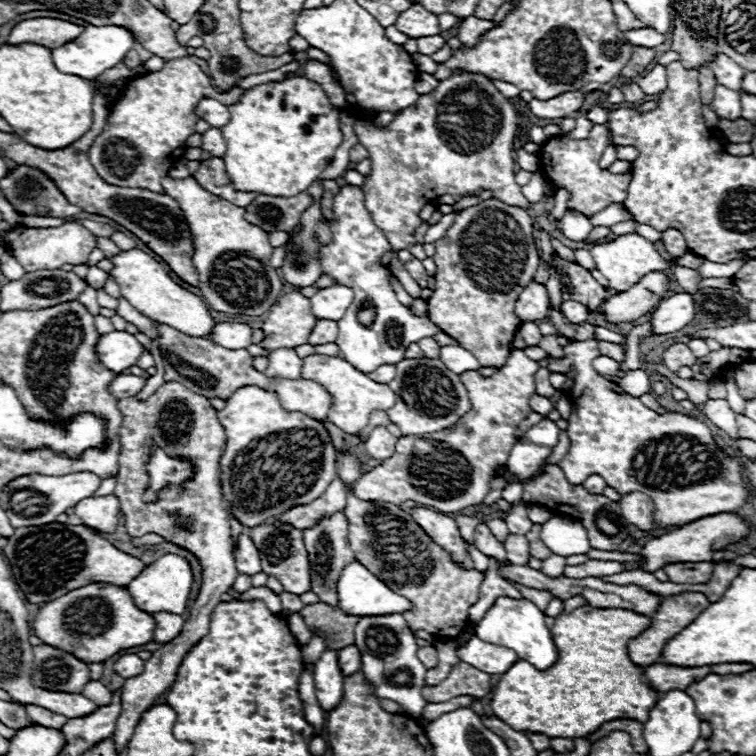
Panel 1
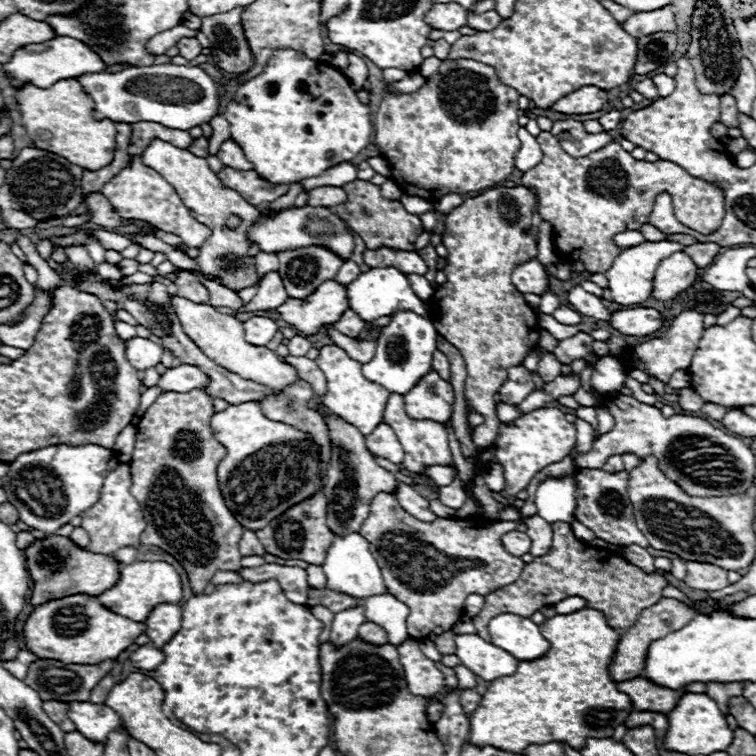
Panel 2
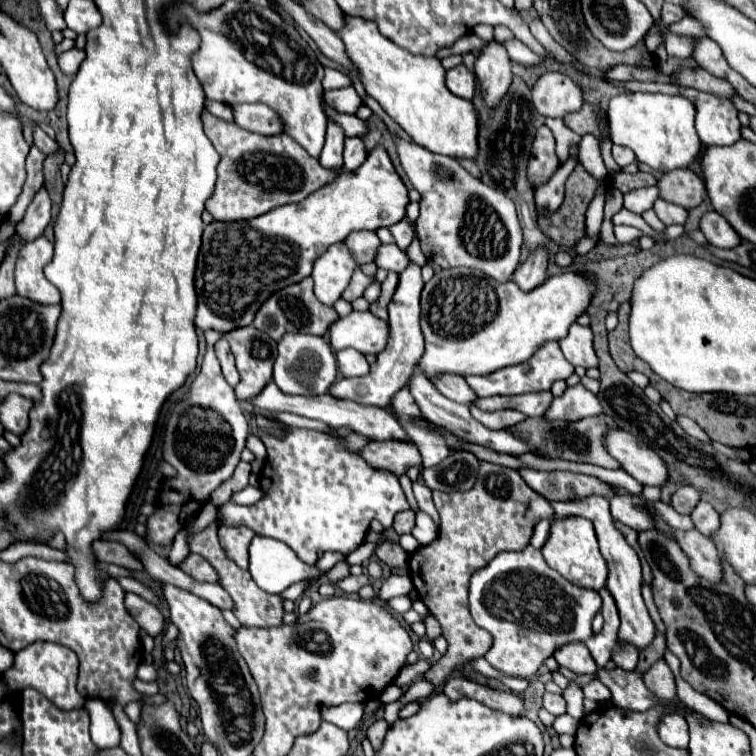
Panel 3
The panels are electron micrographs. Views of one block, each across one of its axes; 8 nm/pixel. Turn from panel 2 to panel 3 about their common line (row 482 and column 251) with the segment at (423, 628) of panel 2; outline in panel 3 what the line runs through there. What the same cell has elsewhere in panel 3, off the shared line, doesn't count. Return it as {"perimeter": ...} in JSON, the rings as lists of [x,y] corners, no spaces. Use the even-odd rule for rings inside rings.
{"perimeter":[[[220,526],[218,530],[220,544],[224,546],[226,554],[240,566],[248,566],[248,544],[256,536],[254,530],[246,526]]]}

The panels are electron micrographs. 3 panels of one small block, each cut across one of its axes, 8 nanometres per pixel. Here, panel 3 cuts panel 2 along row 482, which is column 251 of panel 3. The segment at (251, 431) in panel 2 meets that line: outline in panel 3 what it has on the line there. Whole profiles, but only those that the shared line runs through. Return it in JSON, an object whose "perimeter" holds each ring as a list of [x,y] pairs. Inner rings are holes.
{"perimeter":[[[376,146],[358,170],[342,170],[334,182],[310,194],[300,204],[280,206],[244,222],[208,224],[196,268],[196,326],[224,334],[252,324],[260,304],[272,292],[310,276],[314,260],[328,246],[344,242],[354,230],[378,230],[400,222],[406,216],[408,202],[408,190],[394,170],[386,148]]]}

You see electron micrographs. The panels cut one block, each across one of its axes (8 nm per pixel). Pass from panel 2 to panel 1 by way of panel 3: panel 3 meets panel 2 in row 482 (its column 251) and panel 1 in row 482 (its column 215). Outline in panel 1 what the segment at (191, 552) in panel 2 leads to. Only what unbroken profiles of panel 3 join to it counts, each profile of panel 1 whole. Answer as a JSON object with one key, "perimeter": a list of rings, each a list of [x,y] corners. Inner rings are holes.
{"perimeter":[[[178,382],[162,384],[148,400],[138,400],[136,396],[118,400],[118,410],[122,412],[120,426],[120,442],[122,454],[118,458],[120,470],[116,478],[114,496],[120,500],[120,508],[126,514],[126,530],[132,536],[144,536],[156,532],[166,540],[190,550],[202,564],[202,588],[200,594],[190,608],[190,618],[184,624],[180,636],[164,644],[160,650],[152,652],[152,658],[146,660],[144,672],[128,678],[124,682],[122,692],[122,714],[112,738],[116,740],[118,752],[128,744],[134,728],[138,726],[142,714],[156,704],[156,698],[164,694],[166,688],[172,686],[178,666],[188,650],[198,644],[208,634],[208,624],[214,608],[222,602],[222,594],[234,584],[238,572],[232,556],[232,538],[228,514],[222,504],[222,488],[218,480],[220,456],[226,446],[224,428],[218,422],[218,412],[210,406],[210,400],[188,390]],[[146,438],[152,438],[160,448],[164,448],[170,456],[190,458],[196,464],[194,476],[188,484],[184,484],[184,492],[164,492],[164,496],[156,504],[146,504],[142,500],[142,492],[148,484],[148,474],[144,466],[148,462],[148,448],[142,444]]]}

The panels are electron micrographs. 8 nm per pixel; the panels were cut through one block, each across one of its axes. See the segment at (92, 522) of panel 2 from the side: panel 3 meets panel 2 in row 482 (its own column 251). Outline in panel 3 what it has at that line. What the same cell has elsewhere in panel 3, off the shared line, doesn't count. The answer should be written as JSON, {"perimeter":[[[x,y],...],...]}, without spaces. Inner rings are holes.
{"perimeter":[[[234,104],[232,112],[234,112],[234,124],[244,130],[258,132],[264,136],[284,132],[284,122],[280,122],[280,116],[264,104]]]}

